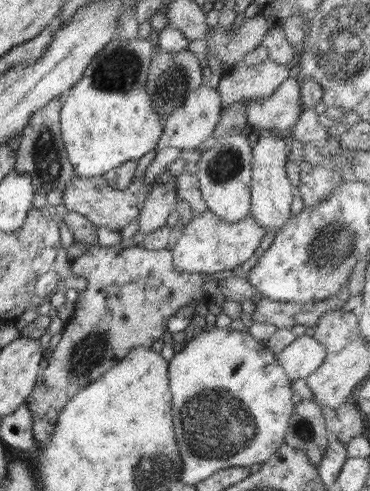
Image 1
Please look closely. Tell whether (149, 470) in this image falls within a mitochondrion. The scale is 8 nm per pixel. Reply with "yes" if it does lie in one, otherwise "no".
yes

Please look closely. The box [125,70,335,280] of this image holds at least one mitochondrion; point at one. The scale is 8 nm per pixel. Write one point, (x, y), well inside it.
(224, 164)

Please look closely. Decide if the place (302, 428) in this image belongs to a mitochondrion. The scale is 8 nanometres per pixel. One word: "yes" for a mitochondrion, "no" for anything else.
yes

